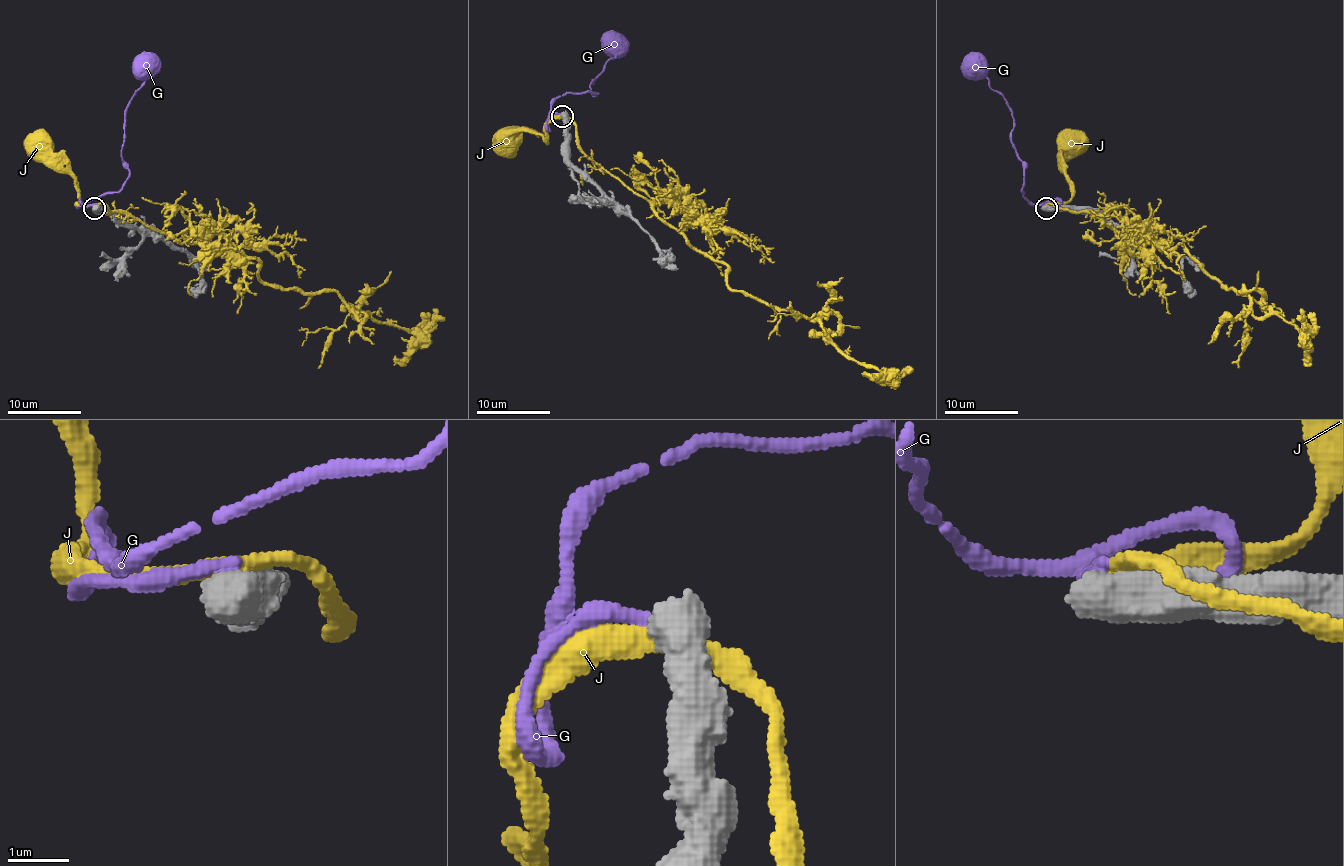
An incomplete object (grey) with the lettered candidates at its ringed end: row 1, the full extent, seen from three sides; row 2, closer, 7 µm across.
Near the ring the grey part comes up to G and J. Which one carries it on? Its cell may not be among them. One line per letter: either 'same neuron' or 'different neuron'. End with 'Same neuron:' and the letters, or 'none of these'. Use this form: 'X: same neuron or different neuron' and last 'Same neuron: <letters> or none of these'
G: different neuron
J: different neuron
Same neuron: none of these

